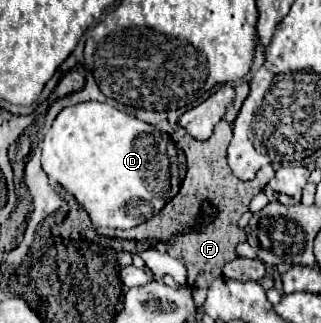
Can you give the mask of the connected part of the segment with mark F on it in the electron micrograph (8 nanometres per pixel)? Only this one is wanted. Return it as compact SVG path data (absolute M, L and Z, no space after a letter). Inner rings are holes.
M220 121L212 133L210 139L198 141L194 139L186 129L178 127L172 135L176 143L182 145L188 161L188 173L180 185L180 193L152 219L146 223L134 227L134 229L108 229L108 227L98 227L96 231L106 237L118 237L118 239L158 239L158 241L168 241L172 239L172 253L182 259L182 263L188 269L188 285L198 287L198 289L208 289L212 281L222 277L222 267L230 263L232 259L238 257L236 245L246 241L246 231L238 227L238 219L242 217L244 211L248 211L248 203L252 201L254 195L258 195L266 183L274 177L272 165L266 165L264 169L258 171L258 177L252 181L240 181L232 177L228 163L226 163L226 147L228 141L232 139L232 125L228 121ZM202 201L216 205L216 213L210 221L200 221L200 211L202 211Z

